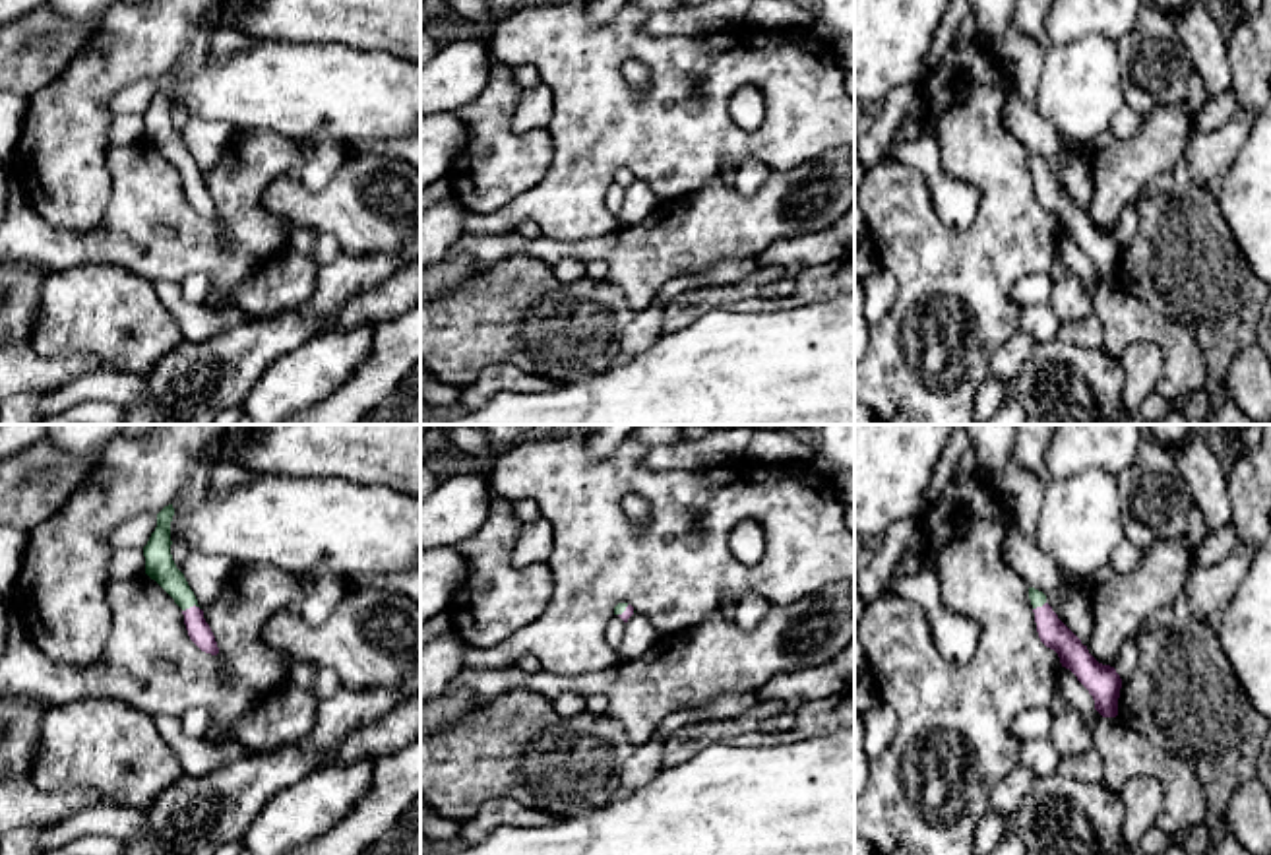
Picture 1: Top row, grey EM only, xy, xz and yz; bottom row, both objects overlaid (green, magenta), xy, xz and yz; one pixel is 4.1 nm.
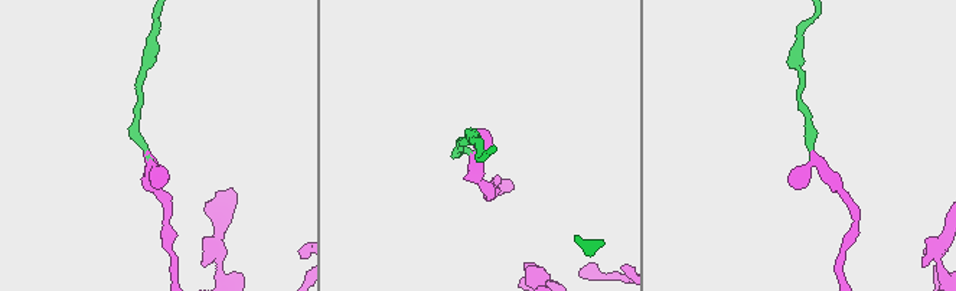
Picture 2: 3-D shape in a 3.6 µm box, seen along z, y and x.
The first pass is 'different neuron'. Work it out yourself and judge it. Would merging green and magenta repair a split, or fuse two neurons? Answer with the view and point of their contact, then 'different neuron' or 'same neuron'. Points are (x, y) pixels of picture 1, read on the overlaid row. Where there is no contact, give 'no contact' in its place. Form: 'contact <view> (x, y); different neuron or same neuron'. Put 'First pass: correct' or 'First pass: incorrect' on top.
First pass: incorrect
contact xy (190, 605); same neuron

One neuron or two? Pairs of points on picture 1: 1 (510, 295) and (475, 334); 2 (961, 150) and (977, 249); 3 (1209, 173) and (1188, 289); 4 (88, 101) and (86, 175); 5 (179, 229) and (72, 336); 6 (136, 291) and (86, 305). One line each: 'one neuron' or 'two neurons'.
1: one neuron
2: one neuron
3: two neurons
4: one neuron
5: two neurons
6: one neuron

